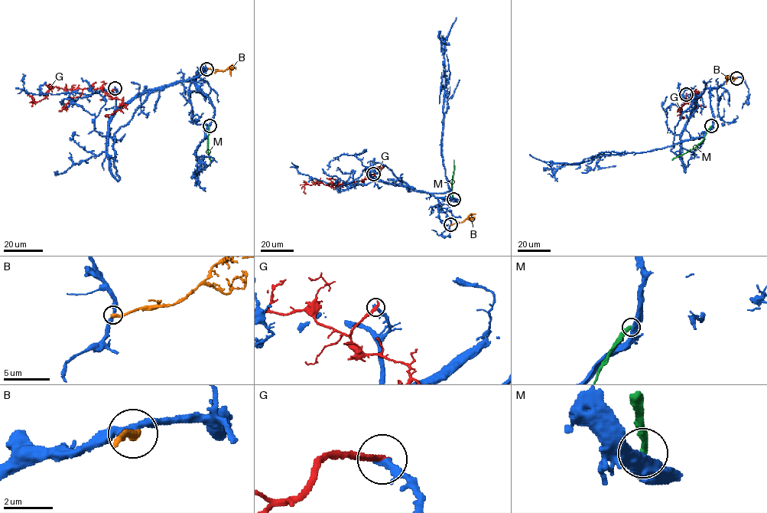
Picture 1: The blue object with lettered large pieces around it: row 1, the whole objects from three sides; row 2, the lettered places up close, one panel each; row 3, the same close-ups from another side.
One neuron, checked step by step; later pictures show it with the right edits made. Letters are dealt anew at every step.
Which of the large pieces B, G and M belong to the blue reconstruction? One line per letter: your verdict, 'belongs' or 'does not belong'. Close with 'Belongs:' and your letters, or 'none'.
B: does not belong
G: does not belong
M: does not belong
Belongs: none

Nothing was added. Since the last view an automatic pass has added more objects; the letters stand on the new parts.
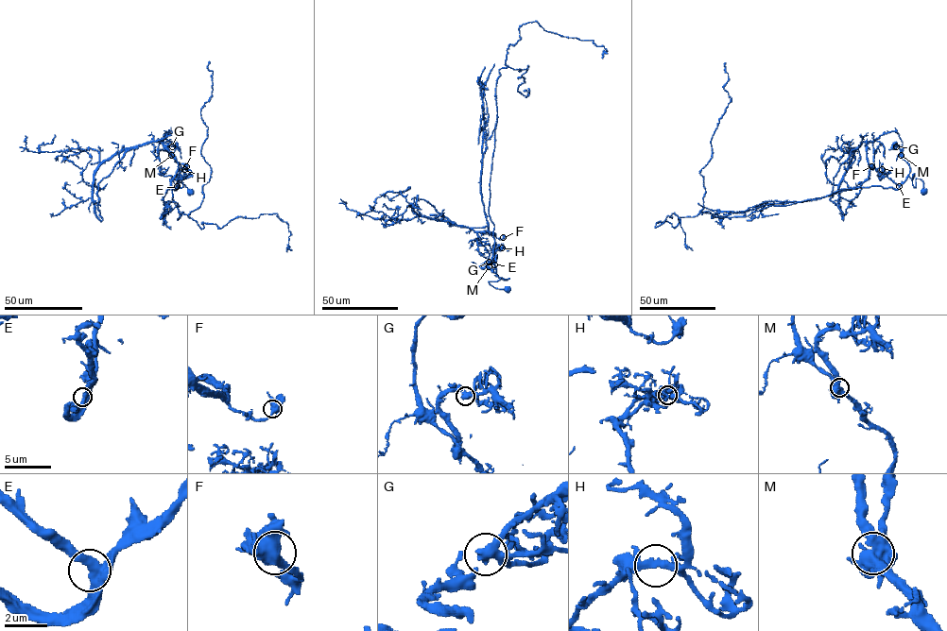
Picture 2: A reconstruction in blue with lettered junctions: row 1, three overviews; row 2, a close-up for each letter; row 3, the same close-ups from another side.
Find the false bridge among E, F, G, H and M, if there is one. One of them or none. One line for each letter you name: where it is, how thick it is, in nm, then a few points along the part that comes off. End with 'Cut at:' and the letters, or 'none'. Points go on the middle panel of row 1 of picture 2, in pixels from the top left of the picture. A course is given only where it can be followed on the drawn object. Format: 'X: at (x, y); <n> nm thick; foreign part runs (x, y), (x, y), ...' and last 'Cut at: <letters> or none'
M: at (489, 266); 600 nm thick; foreign part runs (489, 267), (497, 276), (490, 185), (507, 49), (520, 26), (536, 21), (603, 46), (602, 59)
Cut at: M

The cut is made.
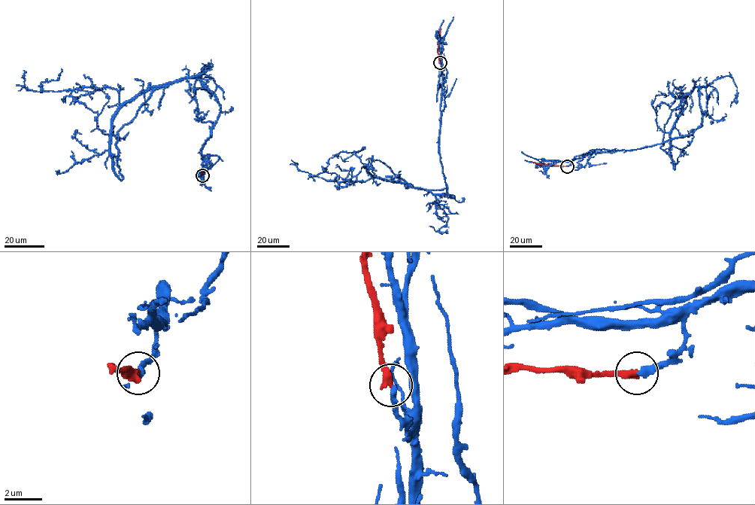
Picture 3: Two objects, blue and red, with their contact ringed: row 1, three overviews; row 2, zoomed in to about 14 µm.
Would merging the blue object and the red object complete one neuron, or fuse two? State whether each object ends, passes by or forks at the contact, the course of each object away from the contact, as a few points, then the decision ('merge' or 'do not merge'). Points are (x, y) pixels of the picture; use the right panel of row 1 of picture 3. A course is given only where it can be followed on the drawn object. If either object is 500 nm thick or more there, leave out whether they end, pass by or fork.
blue ends; red ends; course blue (567, 165), (691, 134), (701, 122), (698, 87), (668, 132), (656, 124), (658, 91); course red (567, 165), (532, 162); do not merge

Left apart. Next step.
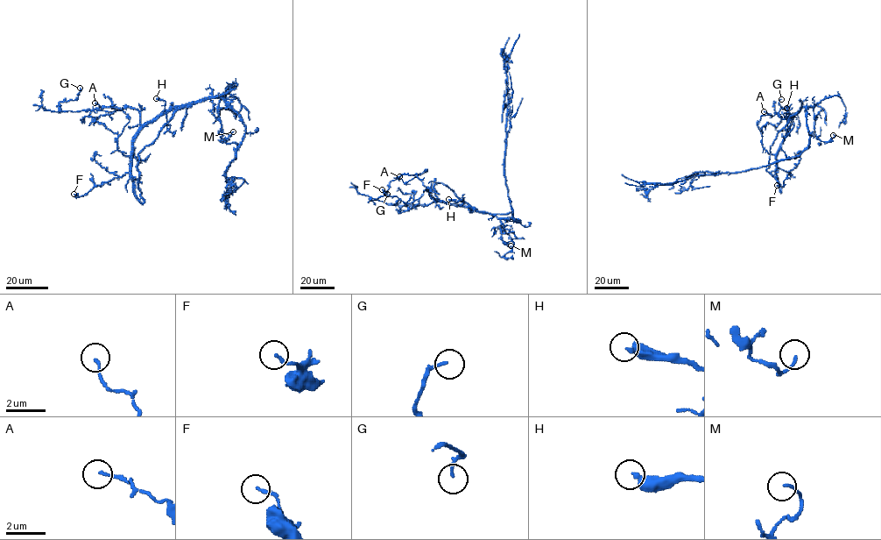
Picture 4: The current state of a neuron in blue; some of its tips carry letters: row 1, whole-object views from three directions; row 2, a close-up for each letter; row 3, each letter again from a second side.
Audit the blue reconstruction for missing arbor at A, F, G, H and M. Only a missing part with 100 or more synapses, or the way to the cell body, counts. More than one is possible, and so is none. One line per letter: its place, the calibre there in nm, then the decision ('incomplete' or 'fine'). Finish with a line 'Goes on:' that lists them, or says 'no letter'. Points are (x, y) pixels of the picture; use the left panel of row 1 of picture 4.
A: (95, 103) | 120 nm | fine
F: (74, 194) | 140 nm | fine
G: (80, 88) | 120 nm | fine
H: (156, 98) | 320 nm | fine
M: (233, 131) | 120 nm | fine
Goes on: no letter

